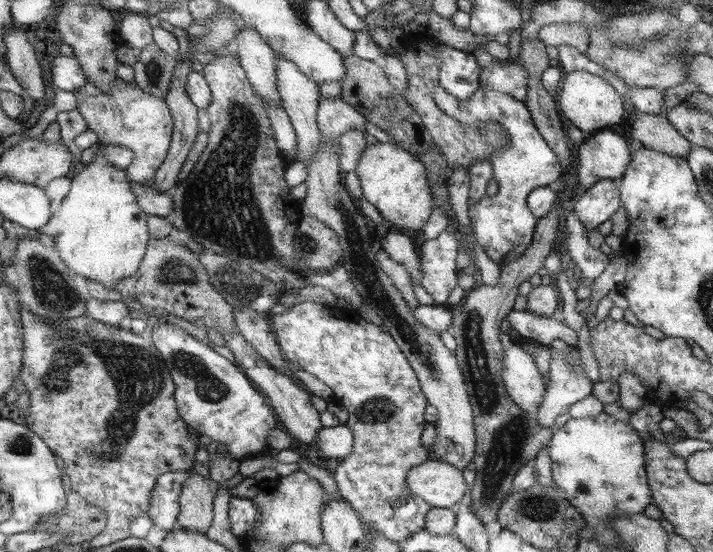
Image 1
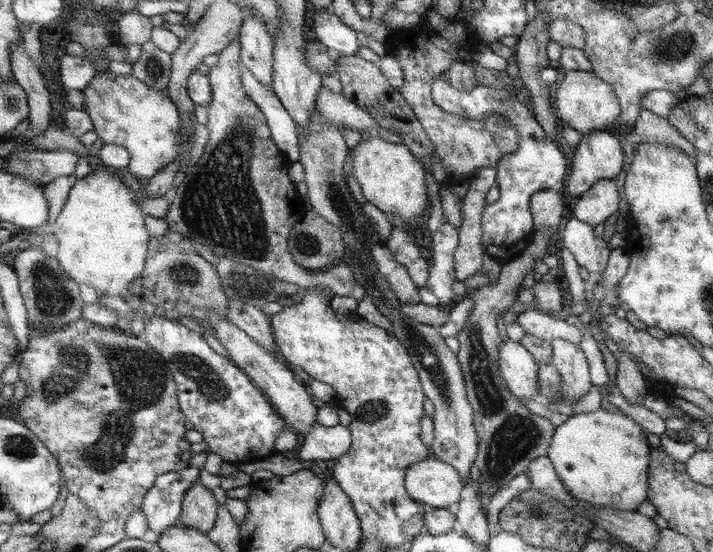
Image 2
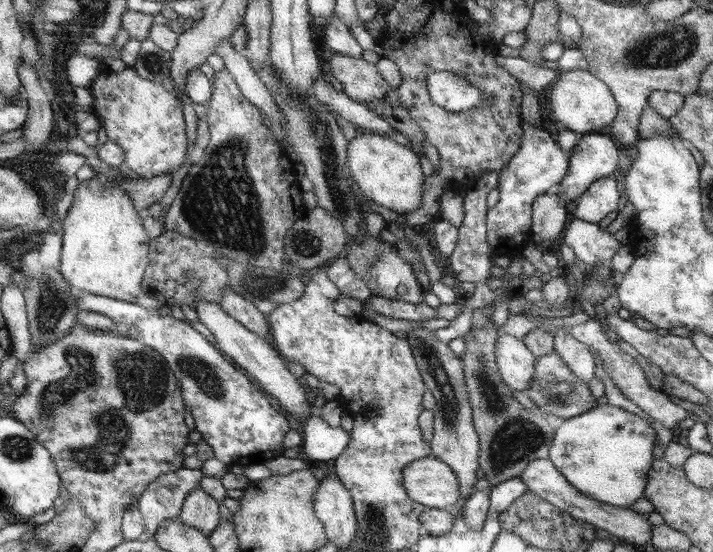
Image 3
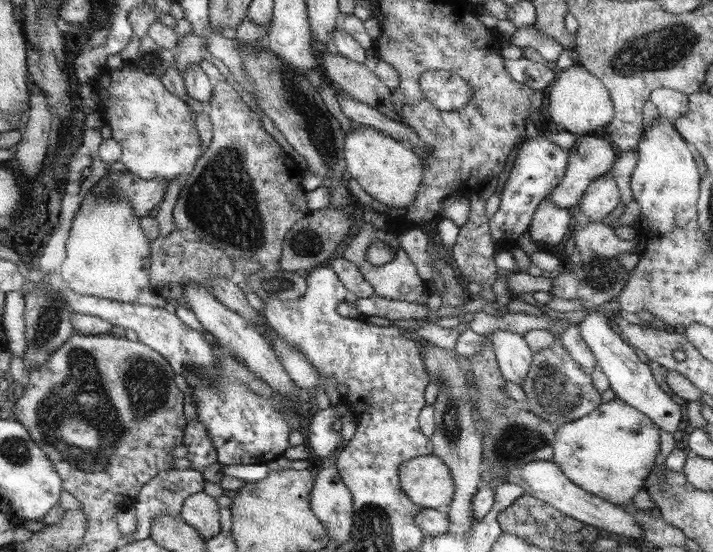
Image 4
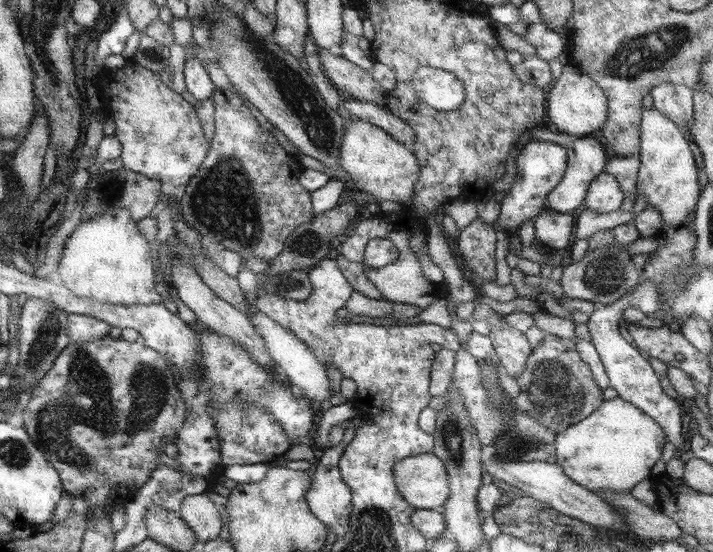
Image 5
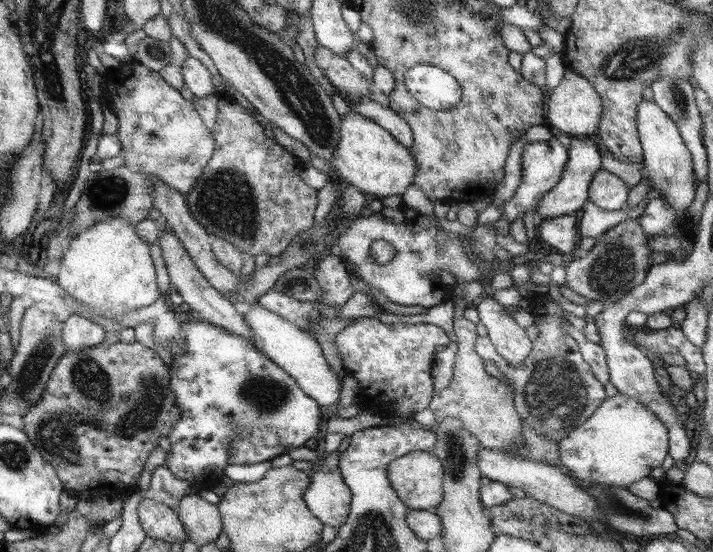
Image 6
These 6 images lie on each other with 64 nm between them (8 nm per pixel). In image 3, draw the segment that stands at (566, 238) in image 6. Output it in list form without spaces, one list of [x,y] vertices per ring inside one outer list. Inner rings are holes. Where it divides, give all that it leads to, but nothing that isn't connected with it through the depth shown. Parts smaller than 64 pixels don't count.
[[[543,194],[539,198],[535,198],[533,208],[531,208],[531,236],[529,242],[553,242],[559,240],[561,232],[565,232],[565,222],[567,222],[567,210],[565,206],[559,202],[557,196],[549,196]]]

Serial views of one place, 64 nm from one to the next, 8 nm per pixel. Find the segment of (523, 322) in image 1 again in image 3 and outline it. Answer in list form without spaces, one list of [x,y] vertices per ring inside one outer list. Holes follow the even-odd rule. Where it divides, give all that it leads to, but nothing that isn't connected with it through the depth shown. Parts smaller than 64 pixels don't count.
[[[603,314],[599,316],[599,320],[589,318],[585,324],[577,324],[577,326],[563,328],[563,330],[569,330],[569,334],[571,334],[575,340],[579,340],[579,342],[583,342],[583,344],[587,344],[587,346],[591,346],[591,348],[595,350],[595,354],[597,354],[597,358],[601,360],[601,366],[603,366],[605,374],[609,376],[609,380],[619,388],[619,392],[621,392],[633,406],[637,406],[643,414],[647,414],[653,422],[661,424],[663,428],[667,428],[667,430],[677,428],[679,422],[683,422],[685,418],[689,418],[687,412],[681,410],[677,404],[673,404],[673,402],[669,400],[669,392],[667,392],[667,390],[663,390],[663,388],[661,388],[661,390],[653,390],[653,388],[649,386],[649,382],[647,382],[647,378],[645,378],[645,370],[643,370],[645,366],[643,366],[643,362],[641,362],[629,348],[625,348],[621,342],[611,342],[611,340],[605,336],[601,324],[605,324],[605,322],[603,322]]]

